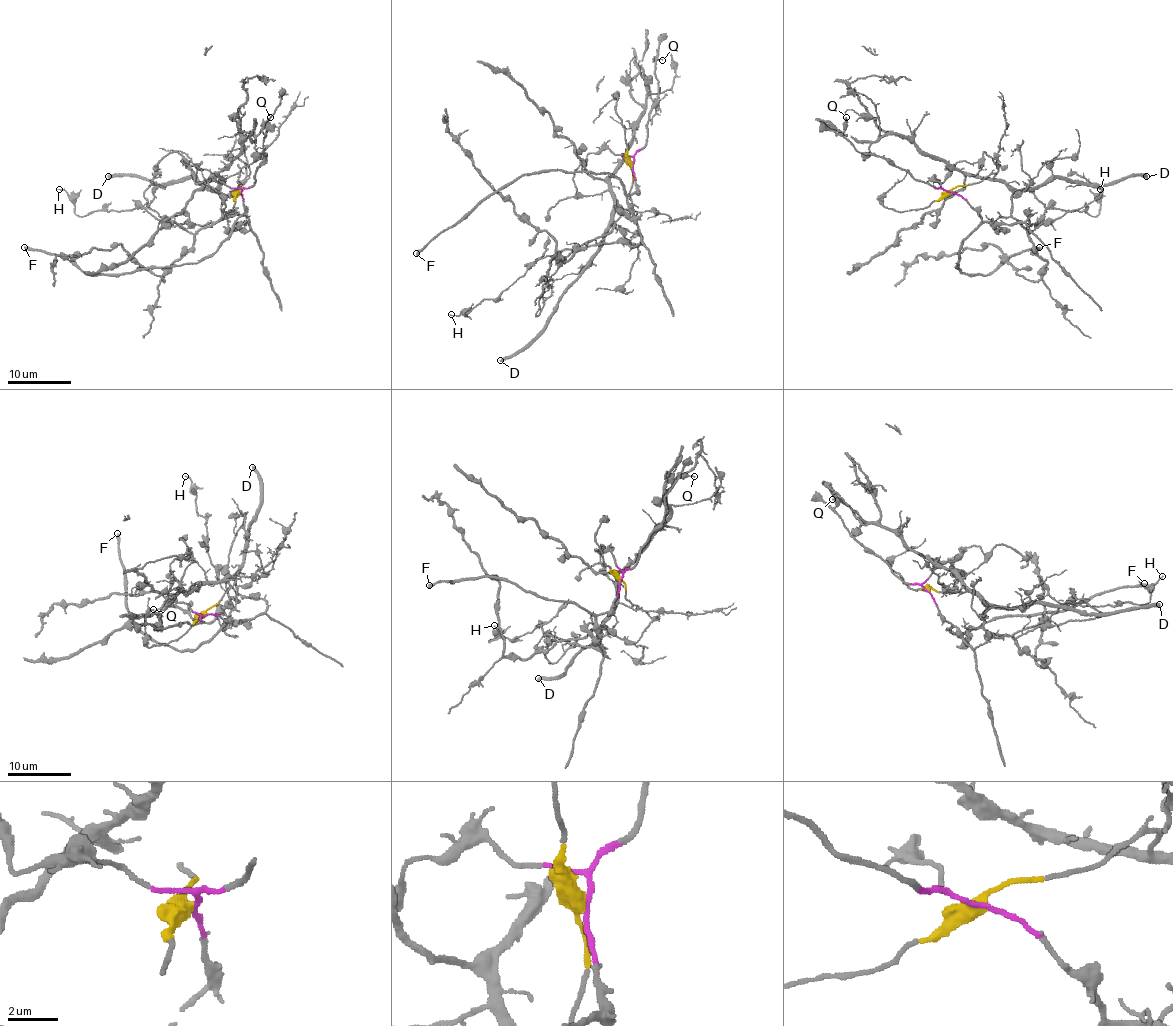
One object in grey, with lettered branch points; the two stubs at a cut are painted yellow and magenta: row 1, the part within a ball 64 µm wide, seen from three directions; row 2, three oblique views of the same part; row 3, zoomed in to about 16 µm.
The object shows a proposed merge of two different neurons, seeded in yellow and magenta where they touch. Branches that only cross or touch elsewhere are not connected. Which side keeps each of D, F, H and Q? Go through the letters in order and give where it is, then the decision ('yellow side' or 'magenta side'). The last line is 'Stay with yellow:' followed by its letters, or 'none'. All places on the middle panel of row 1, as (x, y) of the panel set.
D: (500, 360) | yellow side
F: (416, 253) | magenta side
H: (451, 314) | magenta side
Q: (662, 60) | magenta side
Stay with yellow: D

